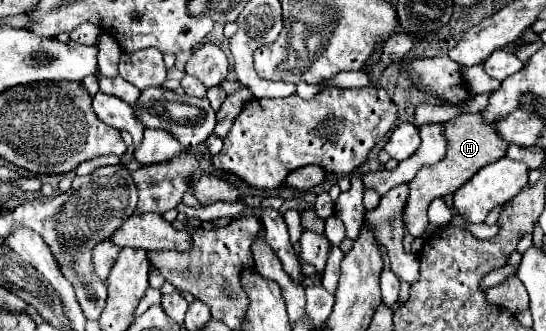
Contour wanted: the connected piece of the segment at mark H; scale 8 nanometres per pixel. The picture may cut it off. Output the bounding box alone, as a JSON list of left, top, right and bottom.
[404,114,508,238]

